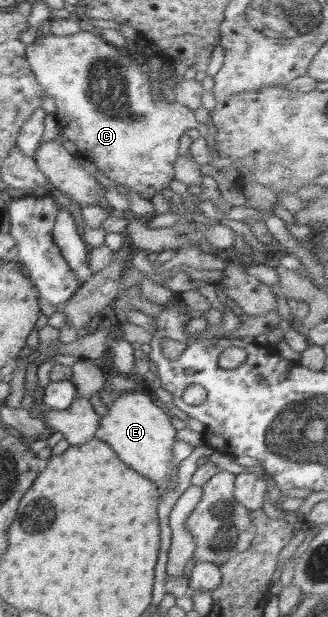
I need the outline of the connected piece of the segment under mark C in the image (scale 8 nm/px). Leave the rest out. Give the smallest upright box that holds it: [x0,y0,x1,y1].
[26,25,207,200]

